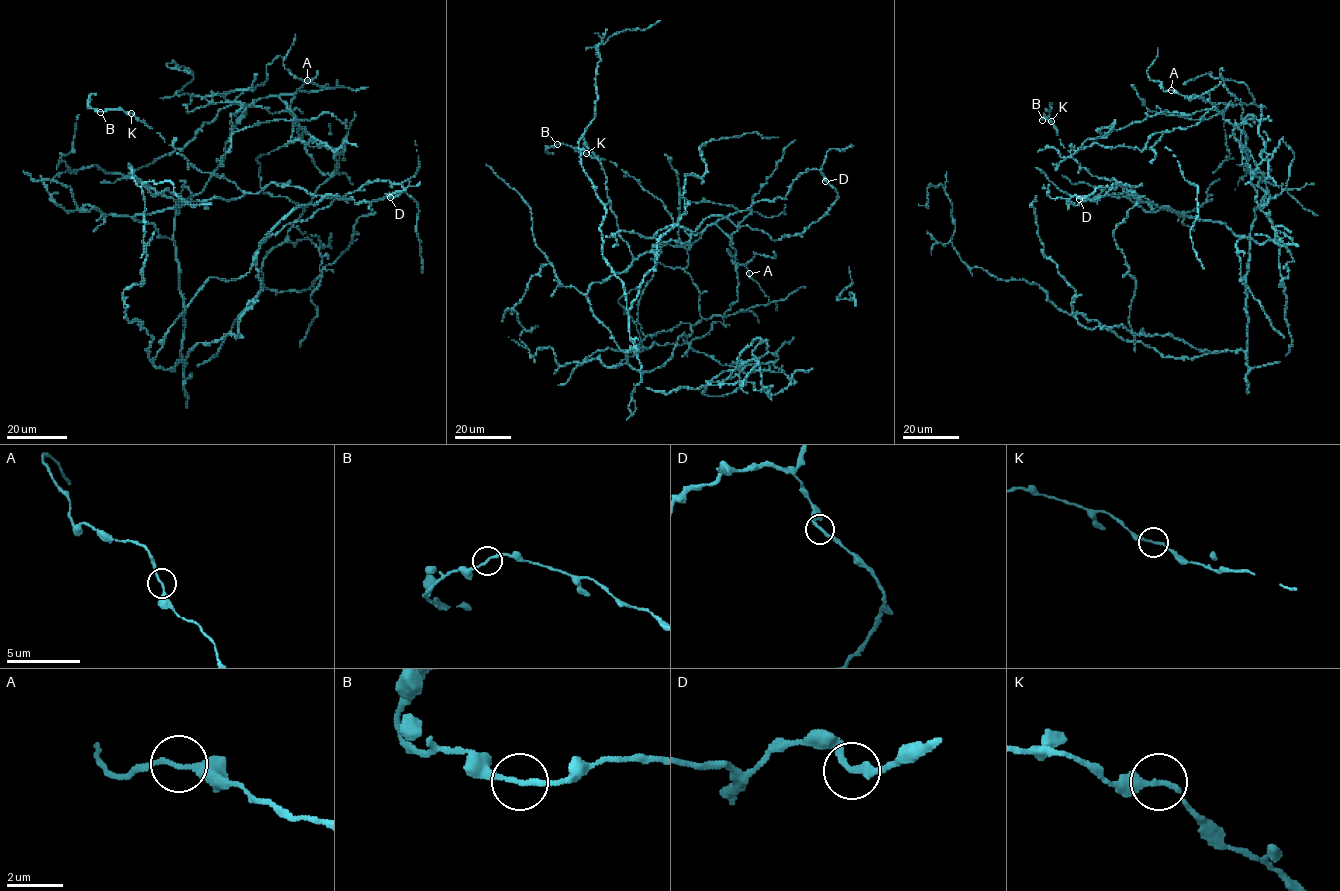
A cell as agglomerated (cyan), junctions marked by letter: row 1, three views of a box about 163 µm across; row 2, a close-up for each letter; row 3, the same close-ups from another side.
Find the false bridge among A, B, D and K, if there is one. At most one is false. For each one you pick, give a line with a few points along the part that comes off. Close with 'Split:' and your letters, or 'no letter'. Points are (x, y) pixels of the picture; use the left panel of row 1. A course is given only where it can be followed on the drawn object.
Split: no letter

